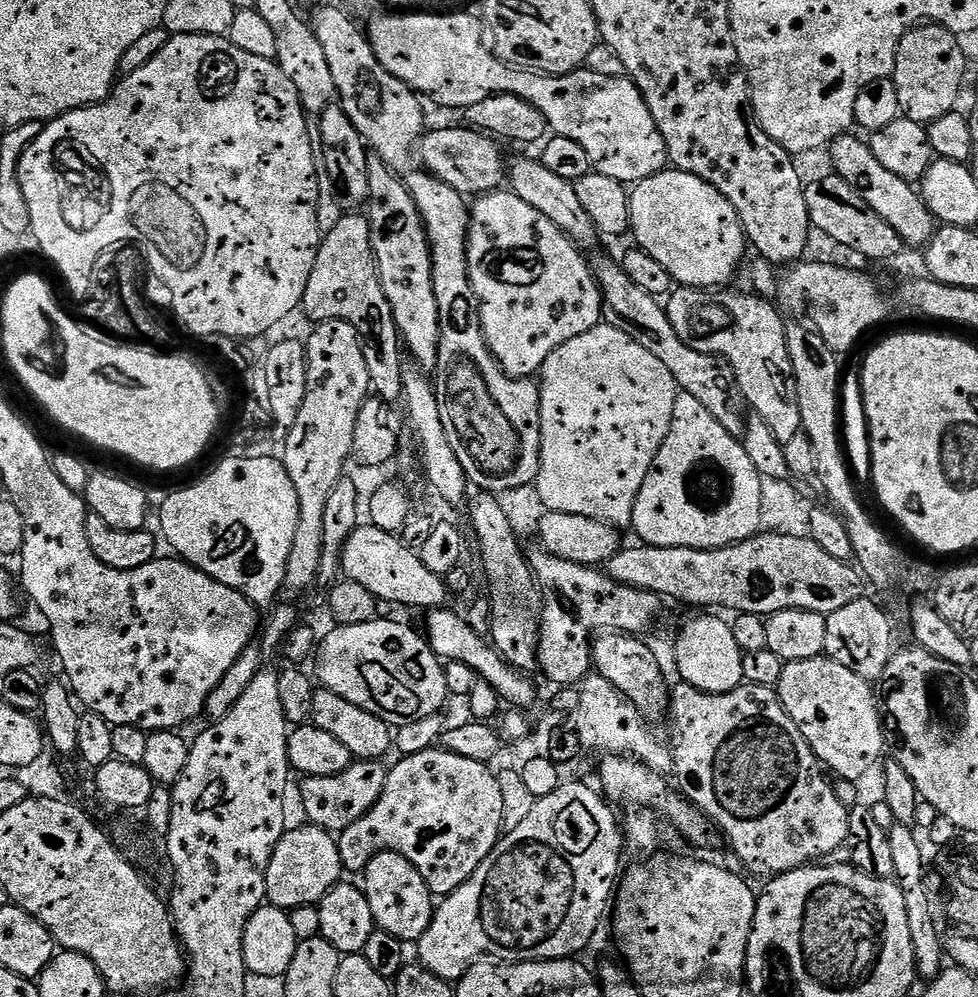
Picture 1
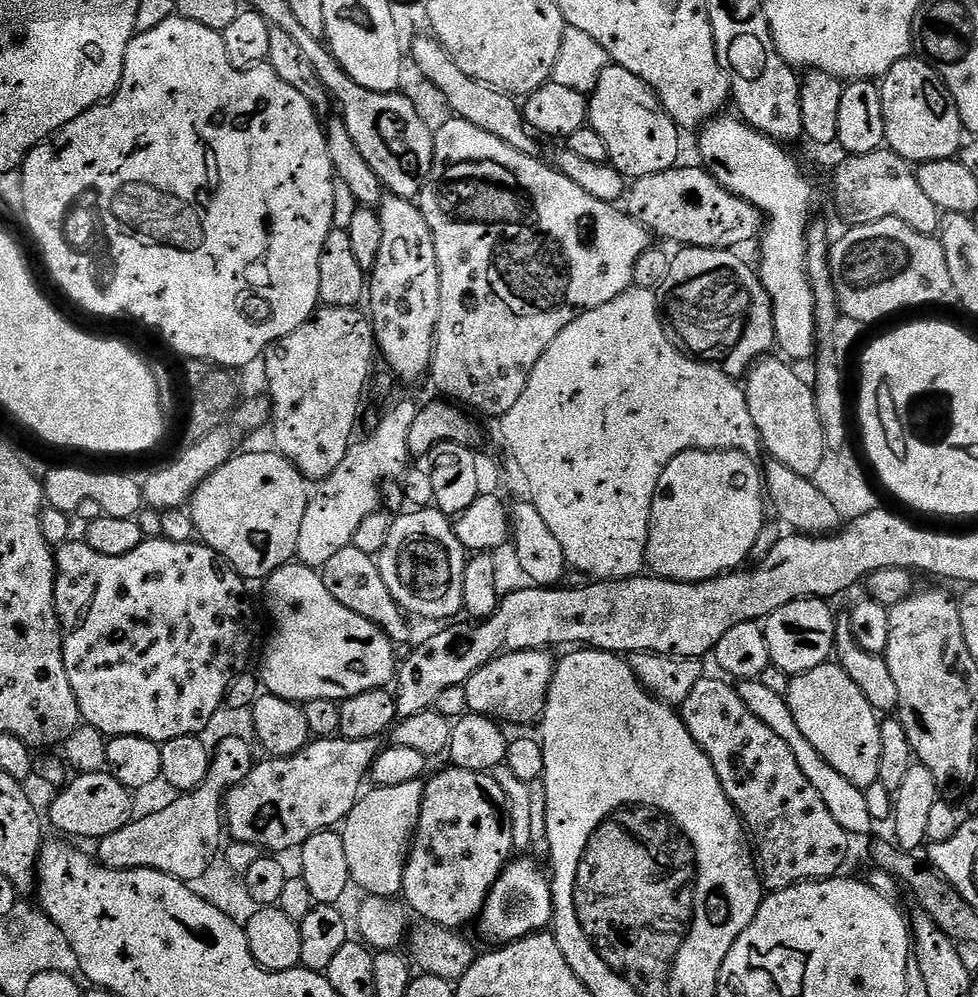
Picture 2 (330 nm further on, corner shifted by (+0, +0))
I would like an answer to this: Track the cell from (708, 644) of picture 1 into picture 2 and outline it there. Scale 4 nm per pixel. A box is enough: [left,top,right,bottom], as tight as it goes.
[736,680,875,836]

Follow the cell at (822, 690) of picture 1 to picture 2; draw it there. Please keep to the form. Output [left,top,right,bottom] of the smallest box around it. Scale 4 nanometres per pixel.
[786,662,881,789]

